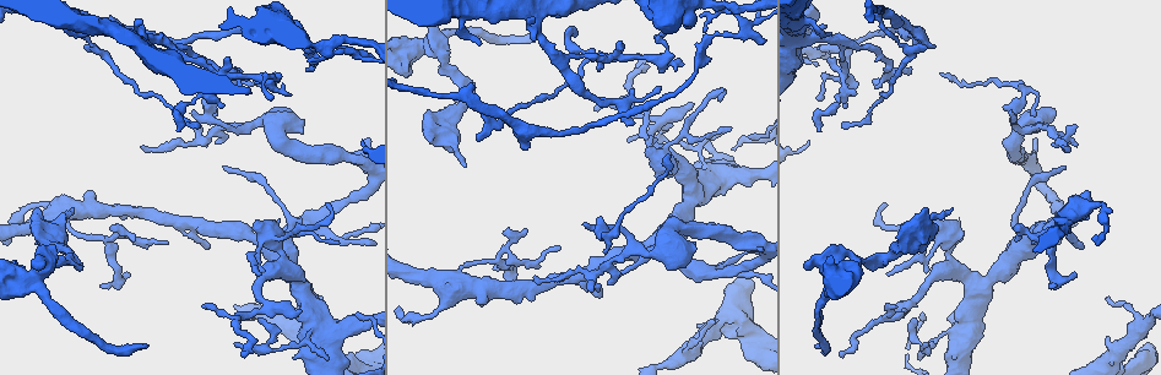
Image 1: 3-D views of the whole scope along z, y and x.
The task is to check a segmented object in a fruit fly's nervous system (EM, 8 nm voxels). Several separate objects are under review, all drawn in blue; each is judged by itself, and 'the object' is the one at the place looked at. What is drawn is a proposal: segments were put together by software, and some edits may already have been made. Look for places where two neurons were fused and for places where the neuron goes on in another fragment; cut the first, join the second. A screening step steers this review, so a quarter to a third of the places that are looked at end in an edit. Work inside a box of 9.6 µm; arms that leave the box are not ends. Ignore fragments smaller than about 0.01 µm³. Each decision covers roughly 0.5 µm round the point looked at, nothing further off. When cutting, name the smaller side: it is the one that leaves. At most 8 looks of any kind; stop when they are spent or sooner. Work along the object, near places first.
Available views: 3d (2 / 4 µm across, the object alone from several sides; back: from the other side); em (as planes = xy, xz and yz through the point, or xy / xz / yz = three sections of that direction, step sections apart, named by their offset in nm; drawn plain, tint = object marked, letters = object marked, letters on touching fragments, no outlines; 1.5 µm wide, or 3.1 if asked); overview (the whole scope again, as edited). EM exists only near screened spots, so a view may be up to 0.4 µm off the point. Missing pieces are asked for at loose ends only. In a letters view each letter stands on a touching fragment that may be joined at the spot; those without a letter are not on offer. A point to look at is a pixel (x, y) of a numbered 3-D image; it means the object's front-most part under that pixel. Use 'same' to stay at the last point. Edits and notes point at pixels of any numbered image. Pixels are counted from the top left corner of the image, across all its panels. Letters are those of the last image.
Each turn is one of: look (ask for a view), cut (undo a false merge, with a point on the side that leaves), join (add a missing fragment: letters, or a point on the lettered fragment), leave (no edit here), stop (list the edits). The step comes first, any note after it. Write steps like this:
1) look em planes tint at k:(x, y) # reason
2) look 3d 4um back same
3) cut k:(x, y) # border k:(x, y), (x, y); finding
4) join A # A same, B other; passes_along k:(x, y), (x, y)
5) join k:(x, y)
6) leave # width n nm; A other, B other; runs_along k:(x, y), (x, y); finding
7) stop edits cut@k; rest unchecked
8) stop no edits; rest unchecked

look em yz step 4 letters at 1:(80, 265) # thin end

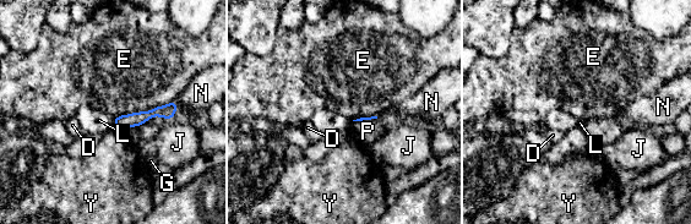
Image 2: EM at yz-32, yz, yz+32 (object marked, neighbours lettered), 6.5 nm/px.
look em planes letters same # cut it another way

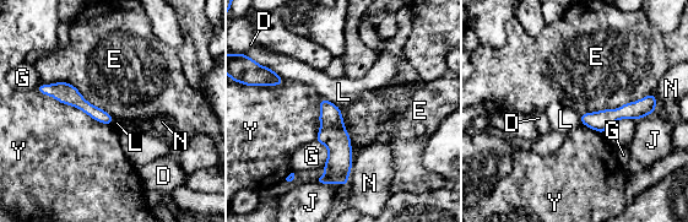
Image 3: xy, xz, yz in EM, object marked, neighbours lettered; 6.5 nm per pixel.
leave # longest_contact Y 550 nm; D other, E other, G other, J other, L other, N other, Y other; none of them fits

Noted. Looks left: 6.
look 3d 4um at 1:(1015, 238) # tapers out

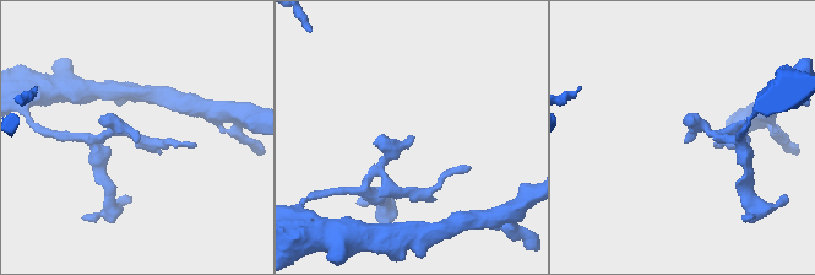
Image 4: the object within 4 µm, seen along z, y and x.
look em planes plain at 4:(410, 136)

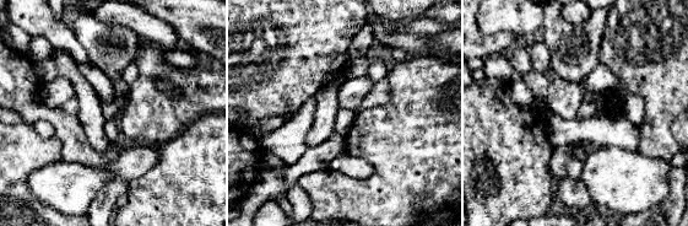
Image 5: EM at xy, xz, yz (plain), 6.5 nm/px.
look em planes letters same

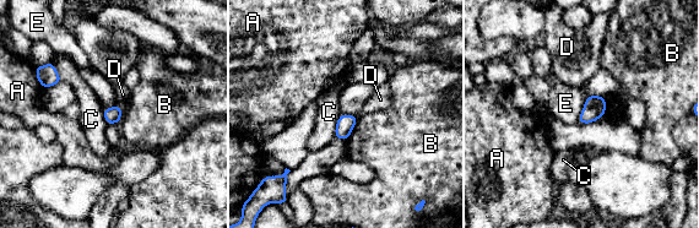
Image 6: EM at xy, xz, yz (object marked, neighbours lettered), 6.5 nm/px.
leave # A other, B other, C other, D other, E other; border 6:(588, 94), (578, 121); none of them fits

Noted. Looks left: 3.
look em planes letters at 1:(895, 308) # free end

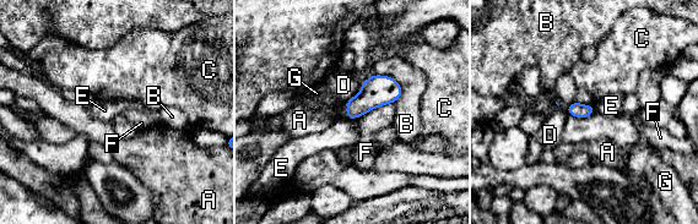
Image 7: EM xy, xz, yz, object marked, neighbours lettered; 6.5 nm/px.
leave # longest_contact F 240 nm; A other, B other, C other, D other, E other, F other, G other; no lettered fragment goes on from it

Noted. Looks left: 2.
stop no edits; rest unchecked

